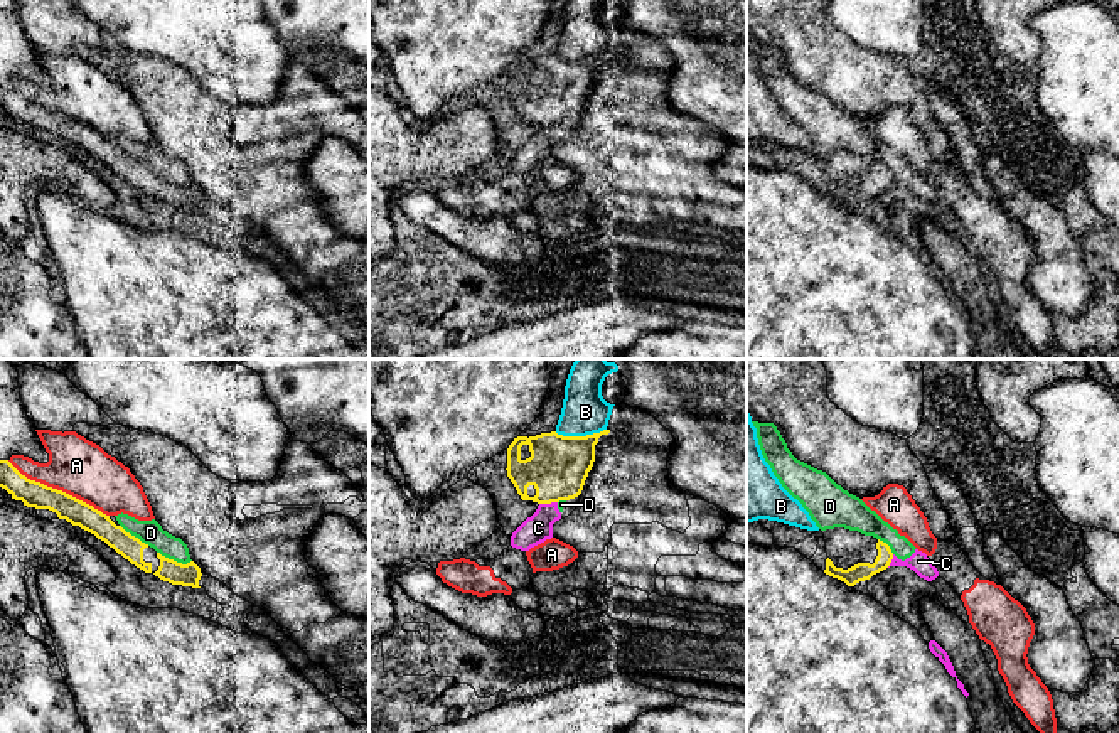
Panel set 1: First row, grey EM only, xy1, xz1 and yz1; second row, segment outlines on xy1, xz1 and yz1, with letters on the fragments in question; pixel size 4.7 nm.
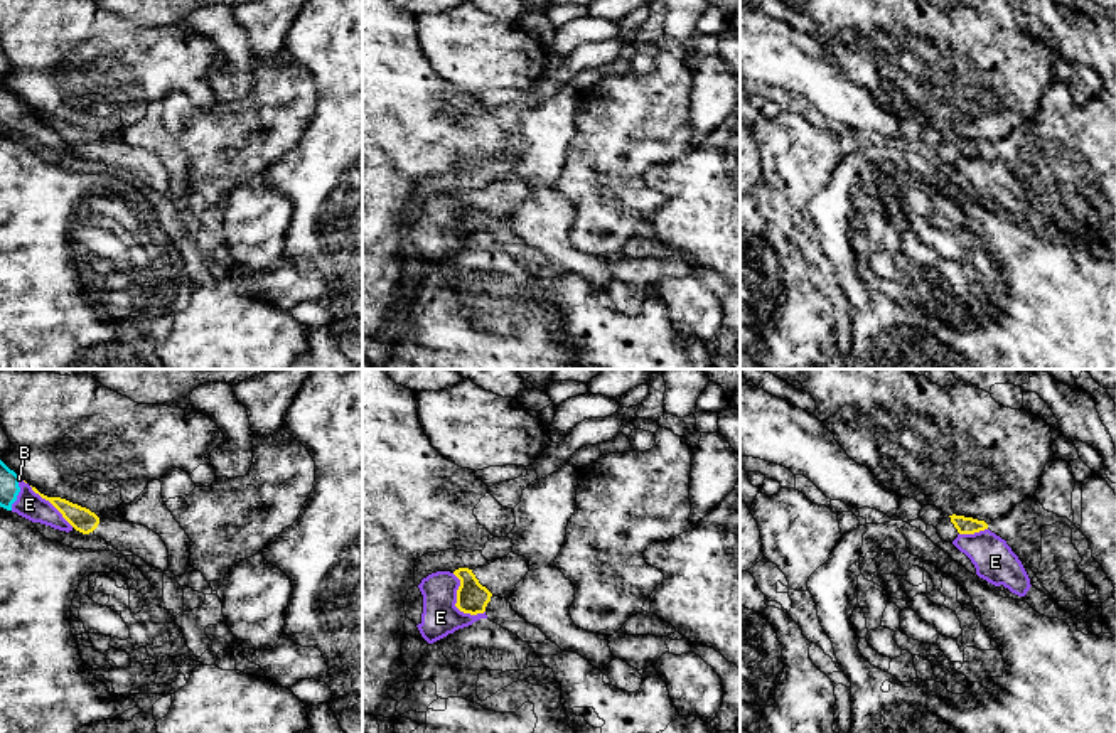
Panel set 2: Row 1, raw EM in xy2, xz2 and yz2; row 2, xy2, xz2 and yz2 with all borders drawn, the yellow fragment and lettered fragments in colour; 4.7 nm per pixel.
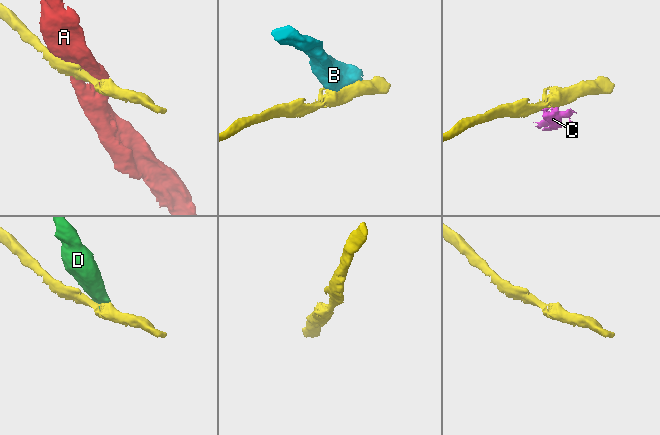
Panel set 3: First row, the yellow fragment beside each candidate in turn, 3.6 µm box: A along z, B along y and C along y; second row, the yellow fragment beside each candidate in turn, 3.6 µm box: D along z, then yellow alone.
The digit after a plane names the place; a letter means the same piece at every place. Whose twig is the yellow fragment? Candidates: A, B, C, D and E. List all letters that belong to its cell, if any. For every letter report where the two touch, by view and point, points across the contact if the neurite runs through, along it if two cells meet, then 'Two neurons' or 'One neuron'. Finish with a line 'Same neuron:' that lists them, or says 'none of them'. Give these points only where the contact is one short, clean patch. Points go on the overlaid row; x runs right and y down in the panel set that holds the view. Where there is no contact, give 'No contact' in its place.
A: Touches yellow at xy1 (56, 489). Two neurons
B: Touches yellow at xz1 (580, 437). Two neurons
C: Touches yellow at xz1 (548, 502). Boundary: xz1 (556, 501), (540, 504). Two neurons
D: Touches yellow at xy1 (172, 560). Boundary: xy1 (157, 551), (182, 563), (191, 561). Two neurons
E: Touches yellow at xz2 (456, 604). Two neurons
Same neuron: none of them

